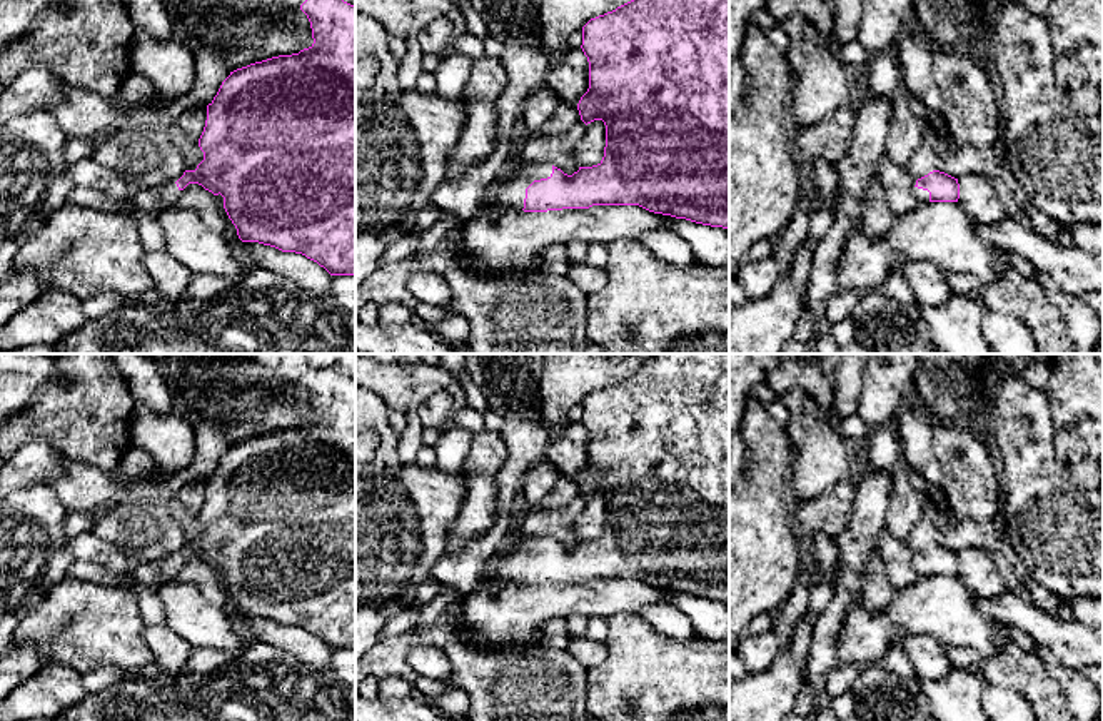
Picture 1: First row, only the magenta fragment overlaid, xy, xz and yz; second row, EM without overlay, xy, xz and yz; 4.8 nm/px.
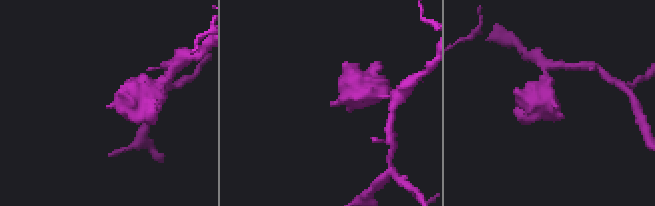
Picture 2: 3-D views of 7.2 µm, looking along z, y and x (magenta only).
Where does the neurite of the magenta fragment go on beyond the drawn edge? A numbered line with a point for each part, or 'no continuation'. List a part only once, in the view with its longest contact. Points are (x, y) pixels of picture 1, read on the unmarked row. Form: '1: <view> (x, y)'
1: xz (509, 566)

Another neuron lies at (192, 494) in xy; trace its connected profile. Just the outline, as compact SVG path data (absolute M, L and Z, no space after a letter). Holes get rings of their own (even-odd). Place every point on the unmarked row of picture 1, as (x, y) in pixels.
M204 479L190 481L179 491L180 501L192 514L197 516L204 506L205 494L207 494L207 481Z

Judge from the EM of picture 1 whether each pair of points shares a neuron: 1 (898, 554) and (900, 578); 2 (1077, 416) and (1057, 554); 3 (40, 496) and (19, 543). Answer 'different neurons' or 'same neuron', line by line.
1: same neuron
2: different neurons
3: same neuron

